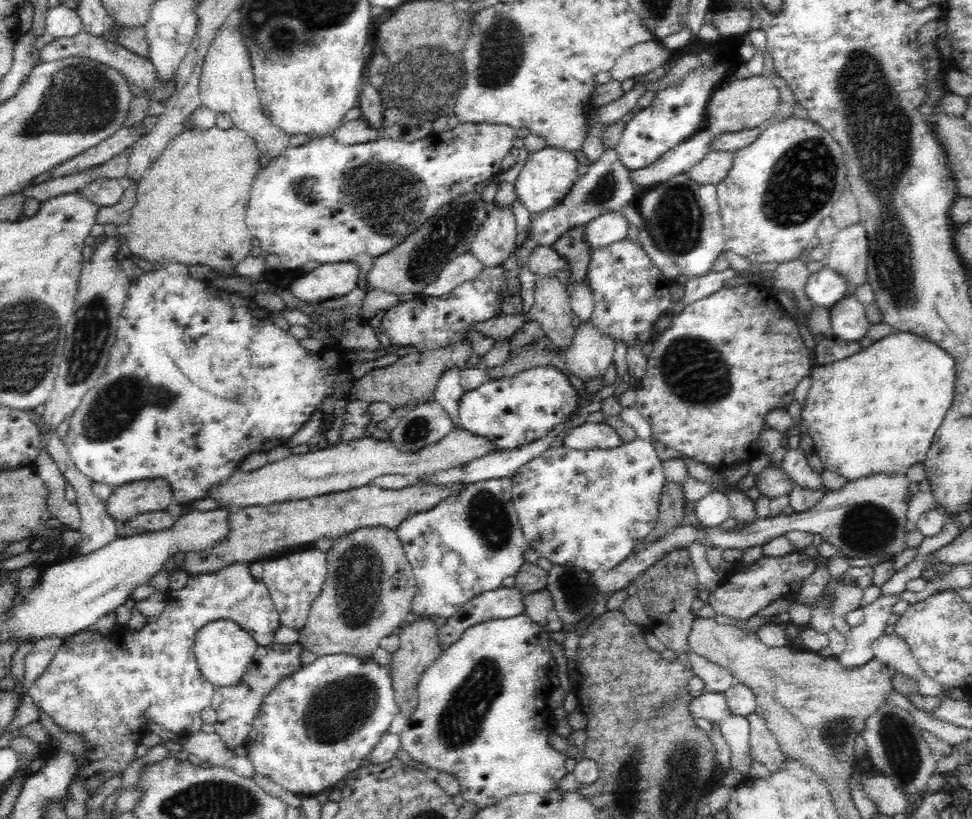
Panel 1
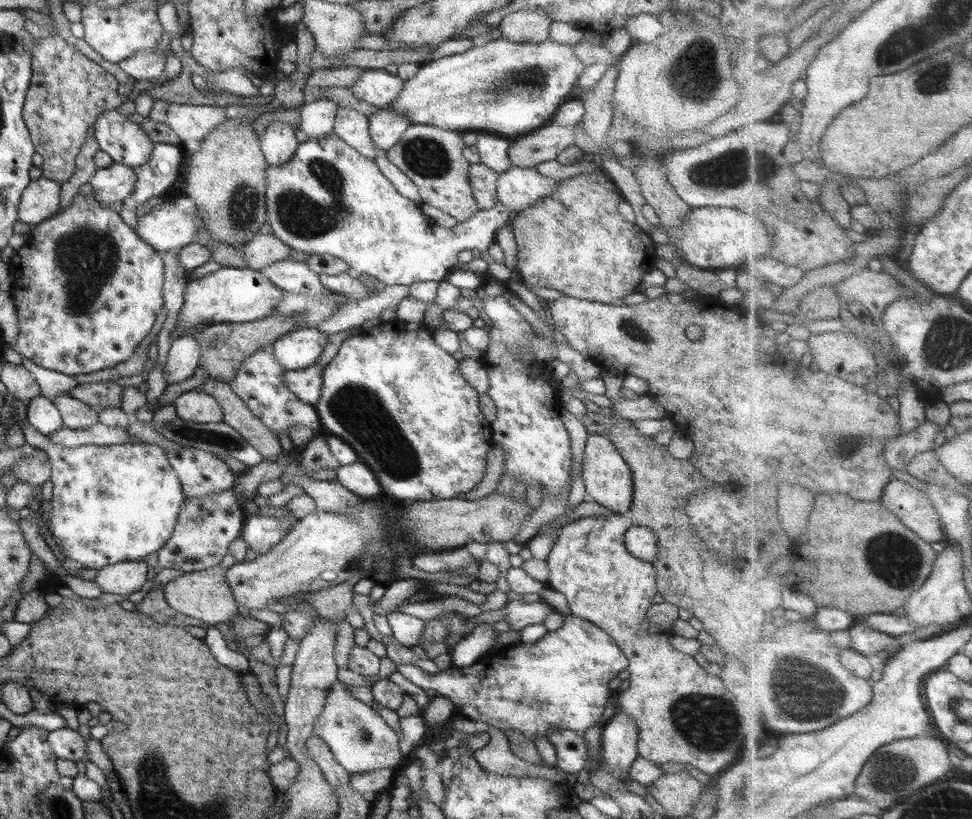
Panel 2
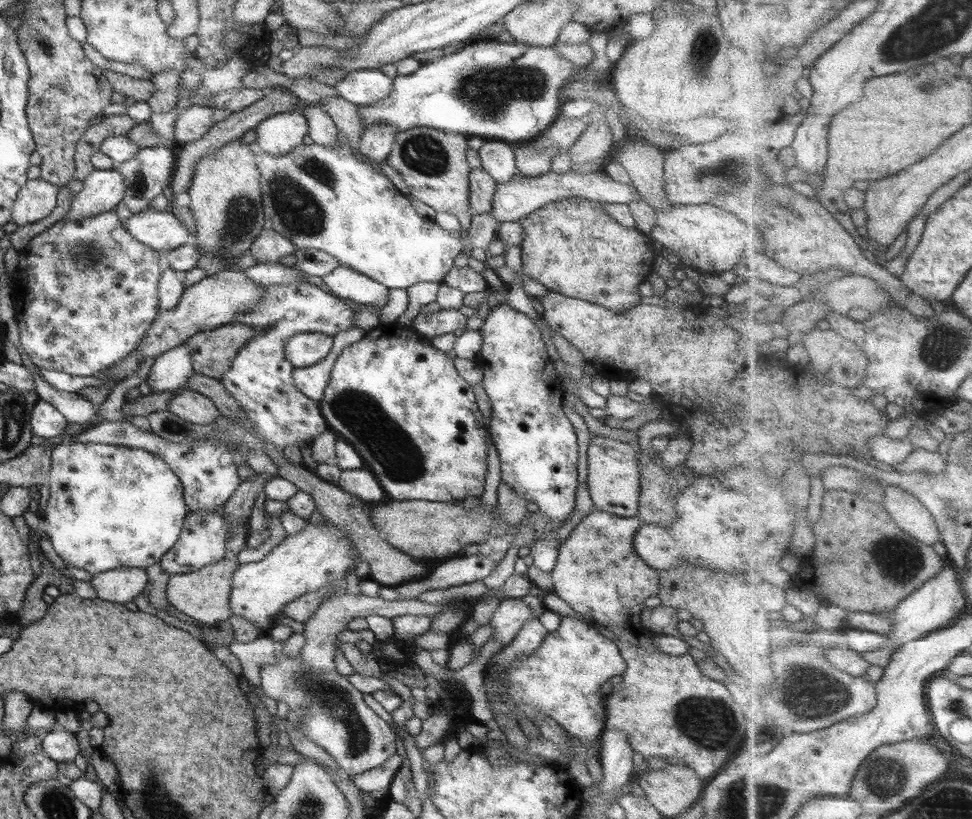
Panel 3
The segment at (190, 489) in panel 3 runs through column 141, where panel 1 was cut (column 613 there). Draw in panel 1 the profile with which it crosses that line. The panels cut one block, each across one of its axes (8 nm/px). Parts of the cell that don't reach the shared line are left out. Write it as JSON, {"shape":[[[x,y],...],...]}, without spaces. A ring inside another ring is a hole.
{"shape":[[[583,423],[572,428],[562,446],[576,450],[613,449],[622,444],[620,436],[607,423]]]}

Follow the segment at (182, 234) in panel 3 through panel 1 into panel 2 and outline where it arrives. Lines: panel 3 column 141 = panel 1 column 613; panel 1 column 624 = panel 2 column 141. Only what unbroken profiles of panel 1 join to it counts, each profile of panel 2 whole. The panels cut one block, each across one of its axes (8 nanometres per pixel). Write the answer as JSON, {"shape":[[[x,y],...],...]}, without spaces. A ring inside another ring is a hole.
{"shape":[[[181,196],[174,199],[173,202],[167,202],[165,199],[161,206],[151,211],[148,210],[145,214],[142,212],[139,214],[134,232],[154,249],[162,250],[162,252],[178,251],[197,241],[196,233],[198,226],[201,225],[201,220],[196,211],[196,202],[188,196]]]}

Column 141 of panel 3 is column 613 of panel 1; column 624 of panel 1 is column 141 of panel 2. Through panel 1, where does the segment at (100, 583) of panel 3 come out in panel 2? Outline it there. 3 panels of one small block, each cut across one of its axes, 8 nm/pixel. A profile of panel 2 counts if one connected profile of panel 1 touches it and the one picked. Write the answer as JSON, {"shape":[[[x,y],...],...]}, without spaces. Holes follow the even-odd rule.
{"shape":[[[142,559],[107,564],[98,569],[95,581],[103,592],[124,596],[142,589],[148,578],[149,567]]]}

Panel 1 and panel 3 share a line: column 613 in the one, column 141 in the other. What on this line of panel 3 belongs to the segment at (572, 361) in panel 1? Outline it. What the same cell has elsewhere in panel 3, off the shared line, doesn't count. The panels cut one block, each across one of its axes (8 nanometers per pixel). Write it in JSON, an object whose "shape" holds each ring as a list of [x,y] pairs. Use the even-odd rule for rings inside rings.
{"shape":[[[231,269],[218,272],[215,276],[185,287],[178,305],[172,310],[158,313],[150,329],[133,352],[142,354],[142,362],[148,358],[156,358],[164,352],[172,351],[174,348],[184,345],[188,338],[200,332],[234,324],[236,315],[252,309],[256,305],[256,301],[262,301],[262,297],[264,297],[264,286],[254,283],[242,272]]]}

